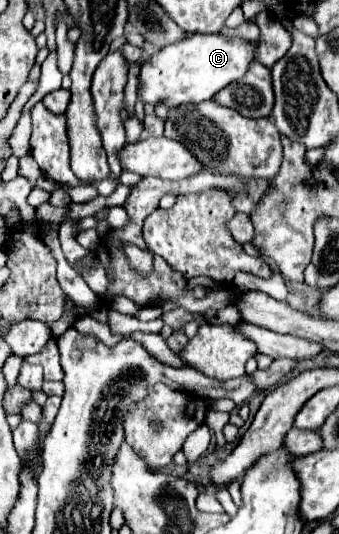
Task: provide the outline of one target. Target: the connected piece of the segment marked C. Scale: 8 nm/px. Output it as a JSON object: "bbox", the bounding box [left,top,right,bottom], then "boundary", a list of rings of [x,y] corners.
{"bbox":[138,34,260,108],"boundary":[[[192,34],[174,46],[166,46],[140,64],[138,80],[142,84],[142,100],[150,104],[164,102],[168,108],[210,100],[250,70],[258,46],[260,42],[224,34]]]}

